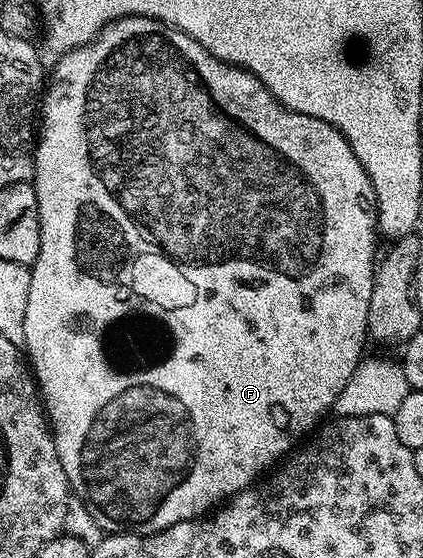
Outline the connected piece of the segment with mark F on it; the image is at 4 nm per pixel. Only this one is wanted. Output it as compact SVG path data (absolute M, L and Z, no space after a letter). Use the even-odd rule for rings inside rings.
M122 17L116 21L111 21L87 45L78 45L75 49L62 54L56 61L59 62L55 65L55 74L52 77L50 74L45 85L45 92L41 97L41 124L37 129L35 143L33 184L37 195L41 245L37 259L29 267L31 270L31 286L29 287L29 304L25 307L22 344L25 346L25 353L29 358L29 368L41 394L45 416L55 439L57 455L61 459L61 467L65 467L70 492L83 500L85 507L89 507L89 515L93 515L93 519L97 519L97 523L101 523L104 534L156 533L173 527L173 523L202 518L204 515L210 514L216 507L222 506L236 493L251 488L272 466L282 462L296 448L295 440L302 433L308 432L307 434L310 434L320 424L319 416L326 409L330 410L334 406L336 399L339 398L345 387L345 383L349 383L349 375L353 375L353 371L365 356L363 344L368 344L369 341L367 332L369 295L373 295L377 265L377 253L375 257L375 237L377 238L375 192L365 167L361 167L357 155L353 155L353 147L349 147L349 143L345 139L345 135L341 135L341 131L337 131L332 125L321 119L313 119L309 115L301 115L297 111L285 108L268 91L265 83L261 83L261 79L257 79L249 71L219 61L212 53L205 51L205 47L201 47L201 43L197 43L179 29L172 29L163 21L158 21L152 17Z

